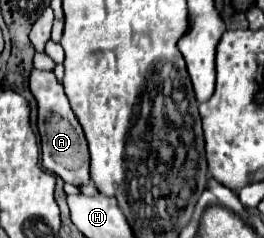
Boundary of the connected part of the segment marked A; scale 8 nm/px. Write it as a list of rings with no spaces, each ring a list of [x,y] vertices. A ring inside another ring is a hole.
[[[31,69],[29,89],[37,99],[37,129],[41,137],[41,163],[49,173],[59,175],[65,183],[87,185],[89,177],[89,151],[83,129],[69,105],[69,99],[63,93],[63,85],[57,81],[53,71]]]

